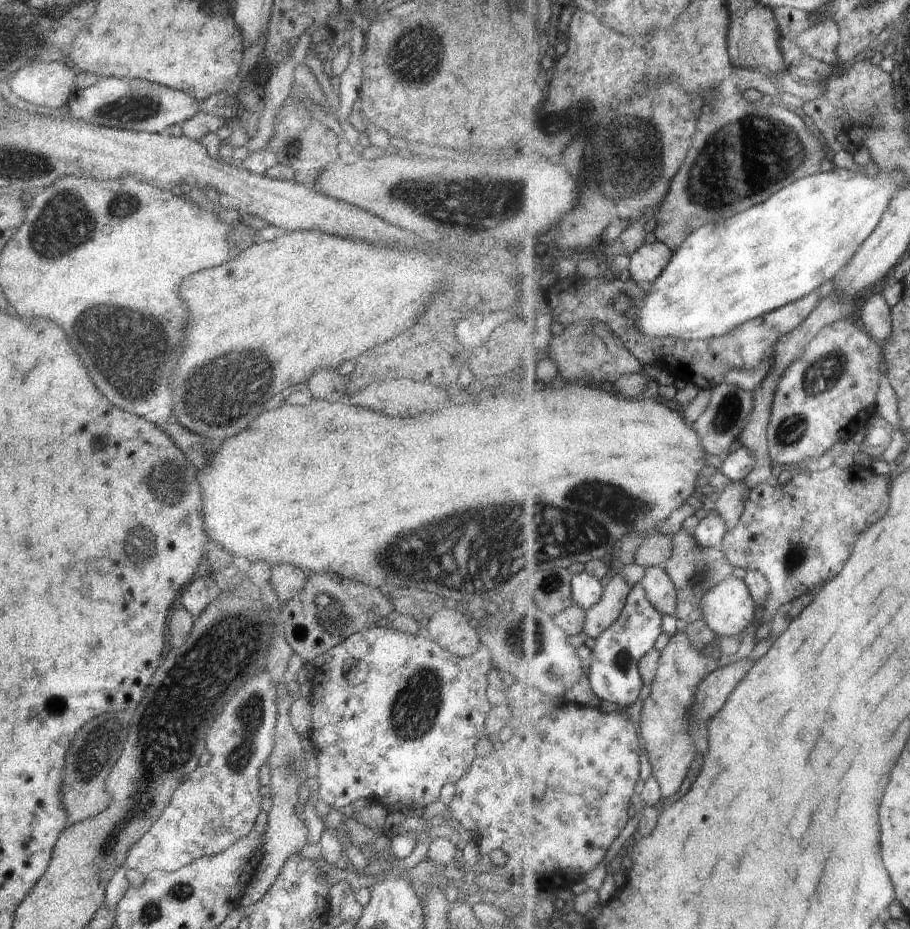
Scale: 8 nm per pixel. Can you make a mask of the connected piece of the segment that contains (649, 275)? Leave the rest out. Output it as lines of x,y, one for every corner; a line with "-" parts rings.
658,239
655,243
645,244
631,259
628,276
646,287
656,282
673,260
675,251
668,241

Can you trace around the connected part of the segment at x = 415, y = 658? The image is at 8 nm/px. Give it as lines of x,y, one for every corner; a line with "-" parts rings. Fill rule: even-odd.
389,625
362,629
357,633
351,634
345,641
327,650
324,653
324,664
320,668
315,668
316,674
312,678
311,695
308,697
312,707
311,725
308,734
316,748
314,793
334,809
338,809
340,806
348,806
356,802
356,800
360,800
360,798
368,802
378,802
390,810
394,806
398,806
396,802
404,802
406,806
408,804
418,804
418,806
425,807
427,804
432,804
432,802
441,799
442,789
446,784
450,783
453,787
470,770
471,764
477,757
475,751
476,742
484,737
484,734
494,738
492,734
498,732
498,740
500,740
504,732
508,732
510,728
518,723
518,716
514,715
514,718
510,718
514,714
510,709
504,705
492,708
492,705
488,702
486,694
488,686
487,674
492,664
489,648
486,648
484,645
481,645
472,656
459,657
448,654
439,644
432,641
425,632
418,635
402,634
402,632
394,630

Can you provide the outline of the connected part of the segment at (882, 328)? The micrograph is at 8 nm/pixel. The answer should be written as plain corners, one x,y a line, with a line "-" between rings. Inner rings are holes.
880,289
870,293
870,296
863,300
859,312
859,320
863,327
872,334
880,343
888,342
893,335
893,307
888,304

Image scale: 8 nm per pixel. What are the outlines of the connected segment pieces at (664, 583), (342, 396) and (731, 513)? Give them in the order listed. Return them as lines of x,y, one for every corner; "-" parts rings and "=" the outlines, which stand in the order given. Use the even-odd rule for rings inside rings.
646,567
647,575
643,580
650,600
663,615
677,616
679,592
665,567
=
318,369
307,382
314,399
335,403
343,402
348,396
349,377
339,375
337,370
=
733,481
716,502
715,510
727,520
729,530
741,521
751,492
751,486
746,481

